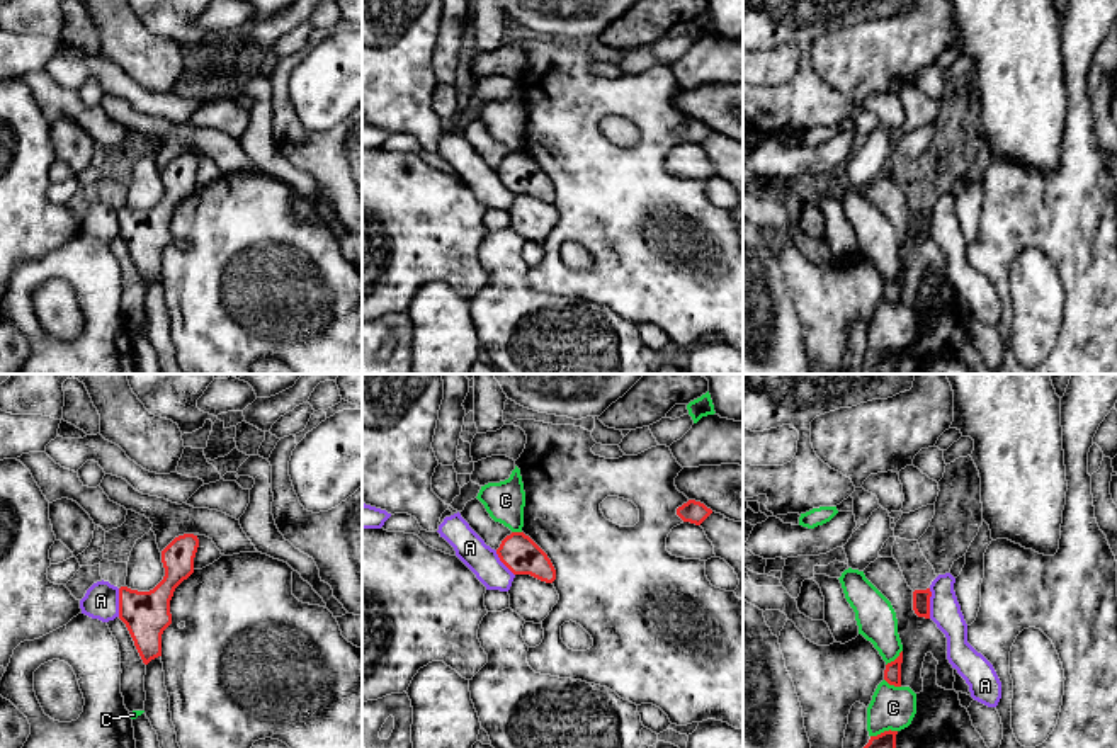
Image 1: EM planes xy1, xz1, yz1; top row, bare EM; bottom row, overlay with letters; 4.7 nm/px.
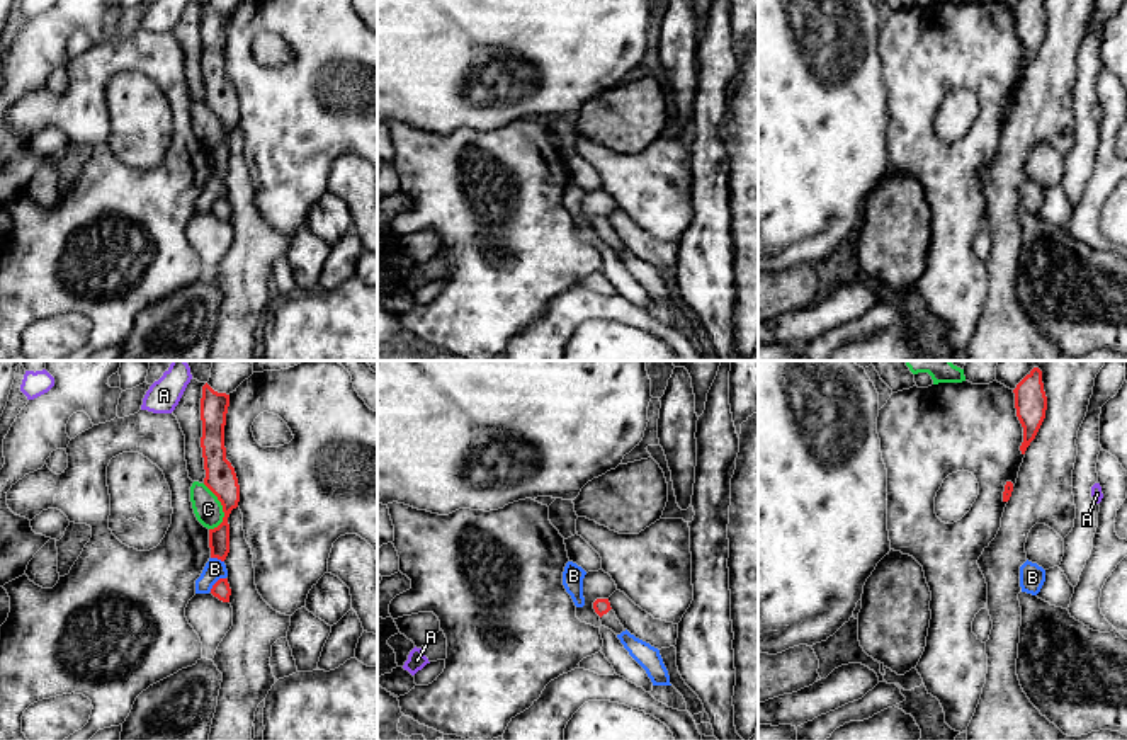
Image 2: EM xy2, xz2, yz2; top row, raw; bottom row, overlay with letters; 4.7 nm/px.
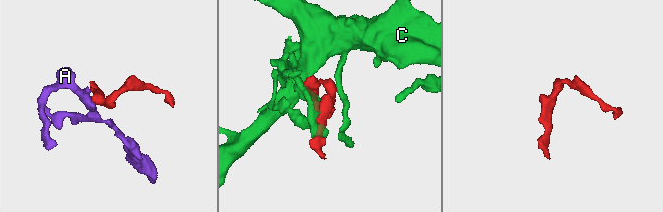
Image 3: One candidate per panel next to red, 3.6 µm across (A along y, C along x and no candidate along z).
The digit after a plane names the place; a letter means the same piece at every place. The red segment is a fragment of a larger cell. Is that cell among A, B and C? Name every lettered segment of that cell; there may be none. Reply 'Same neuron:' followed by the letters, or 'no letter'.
Same neuron: no letter

